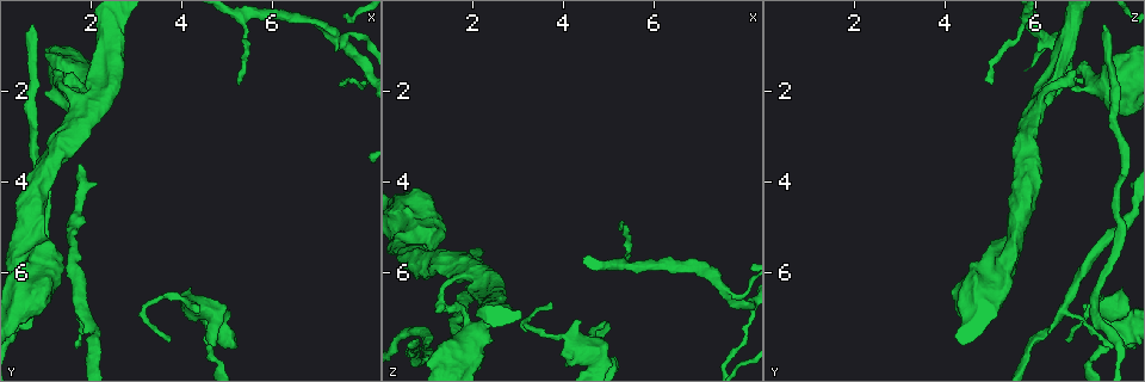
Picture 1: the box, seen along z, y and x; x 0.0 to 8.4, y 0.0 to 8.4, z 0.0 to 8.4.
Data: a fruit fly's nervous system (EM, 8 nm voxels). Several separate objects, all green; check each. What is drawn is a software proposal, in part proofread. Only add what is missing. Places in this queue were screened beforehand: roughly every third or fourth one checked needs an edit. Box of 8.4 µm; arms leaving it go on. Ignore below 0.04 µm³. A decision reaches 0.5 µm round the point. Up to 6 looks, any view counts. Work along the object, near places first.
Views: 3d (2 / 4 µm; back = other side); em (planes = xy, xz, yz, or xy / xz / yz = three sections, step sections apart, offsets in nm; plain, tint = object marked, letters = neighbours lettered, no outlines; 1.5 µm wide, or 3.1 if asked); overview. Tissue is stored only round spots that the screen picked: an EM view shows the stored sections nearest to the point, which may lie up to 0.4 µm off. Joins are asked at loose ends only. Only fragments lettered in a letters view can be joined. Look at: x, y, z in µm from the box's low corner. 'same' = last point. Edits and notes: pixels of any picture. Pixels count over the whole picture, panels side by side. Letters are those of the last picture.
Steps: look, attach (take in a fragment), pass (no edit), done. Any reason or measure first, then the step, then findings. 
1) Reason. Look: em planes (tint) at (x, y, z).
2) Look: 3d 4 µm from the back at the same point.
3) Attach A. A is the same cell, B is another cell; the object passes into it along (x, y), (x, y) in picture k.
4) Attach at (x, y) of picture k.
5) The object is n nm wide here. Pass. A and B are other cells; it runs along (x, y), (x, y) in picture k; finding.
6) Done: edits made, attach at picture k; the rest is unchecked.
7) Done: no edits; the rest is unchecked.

Branch stops here. Look: em planes (tint) at (1.70, 7.60, 7.65).

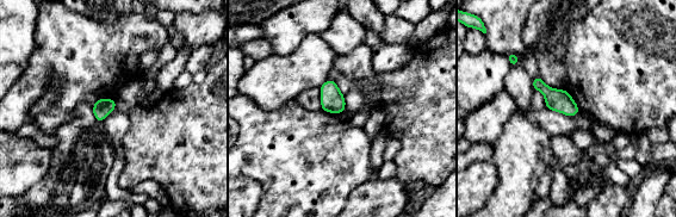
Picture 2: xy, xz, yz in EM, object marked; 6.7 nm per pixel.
See the neighbours. Look: em planes (letters) at the same point.

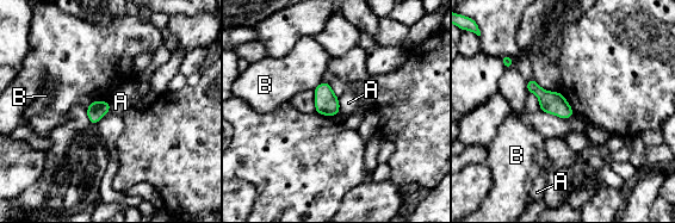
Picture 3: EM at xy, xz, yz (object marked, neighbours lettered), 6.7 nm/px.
The object is 120 nm wide here. Pass. A and B are other cells; a border runs along (336, 98), (339, 111) in picture 3; no lettered fragment goes on from it.

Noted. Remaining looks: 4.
Branch stops here. Look: em xy step 4 (letters) at (4.40, 6.90, 7.05).

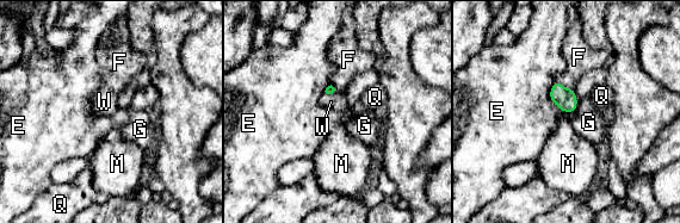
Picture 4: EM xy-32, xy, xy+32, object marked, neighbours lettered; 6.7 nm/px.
Look: em planes (letters) at the same point.

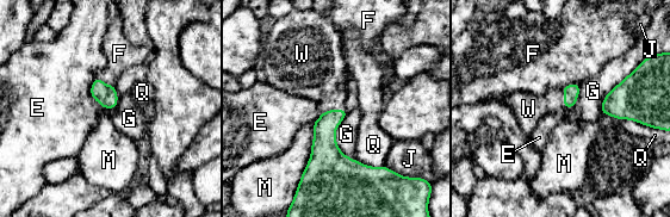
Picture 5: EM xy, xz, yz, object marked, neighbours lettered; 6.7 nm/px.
Attach at (321, 74) of picture 5. W is the same cell, E, F, G, J, M and Q are other cells; the object passes into it along (324, 146), (330, 110), (321, 74) in picture 5; it goes on there.

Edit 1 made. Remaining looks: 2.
Redraw. Look: overview.

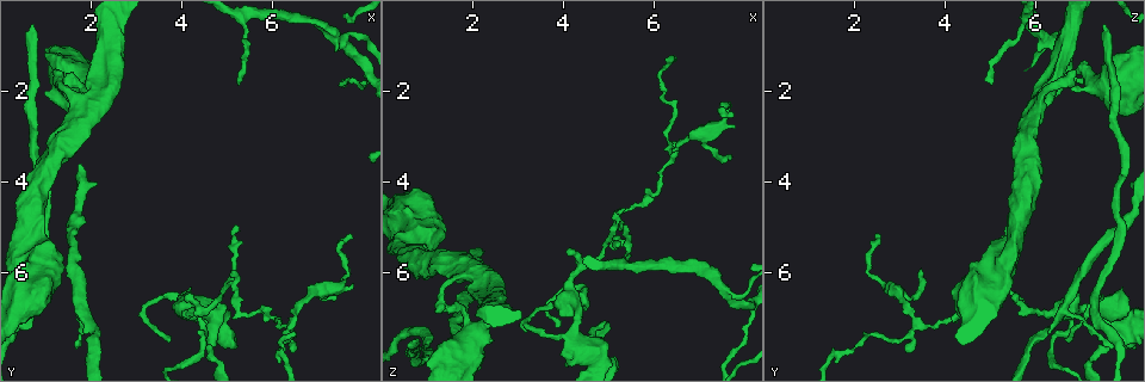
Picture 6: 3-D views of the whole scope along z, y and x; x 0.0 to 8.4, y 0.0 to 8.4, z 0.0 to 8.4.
End of a long branch. Look: em xz step 8 (letters) at (0.70, 0.50, 7.55).

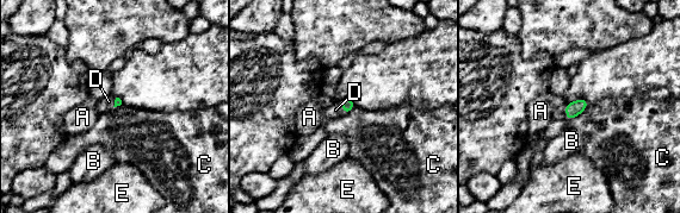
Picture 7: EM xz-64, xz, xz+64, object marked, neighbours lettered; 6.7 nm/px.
Attach at (335, 110) of picture 7. D is the same cell, A, B, C and E are other cells; the object passes into it along (347, 104), (342, 107), (335, 110) in picture 7; it goes on there.

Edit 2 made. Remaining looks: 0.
Done: edits made, attach at picture 5, attach at picture 7; the rest is unchecked.

